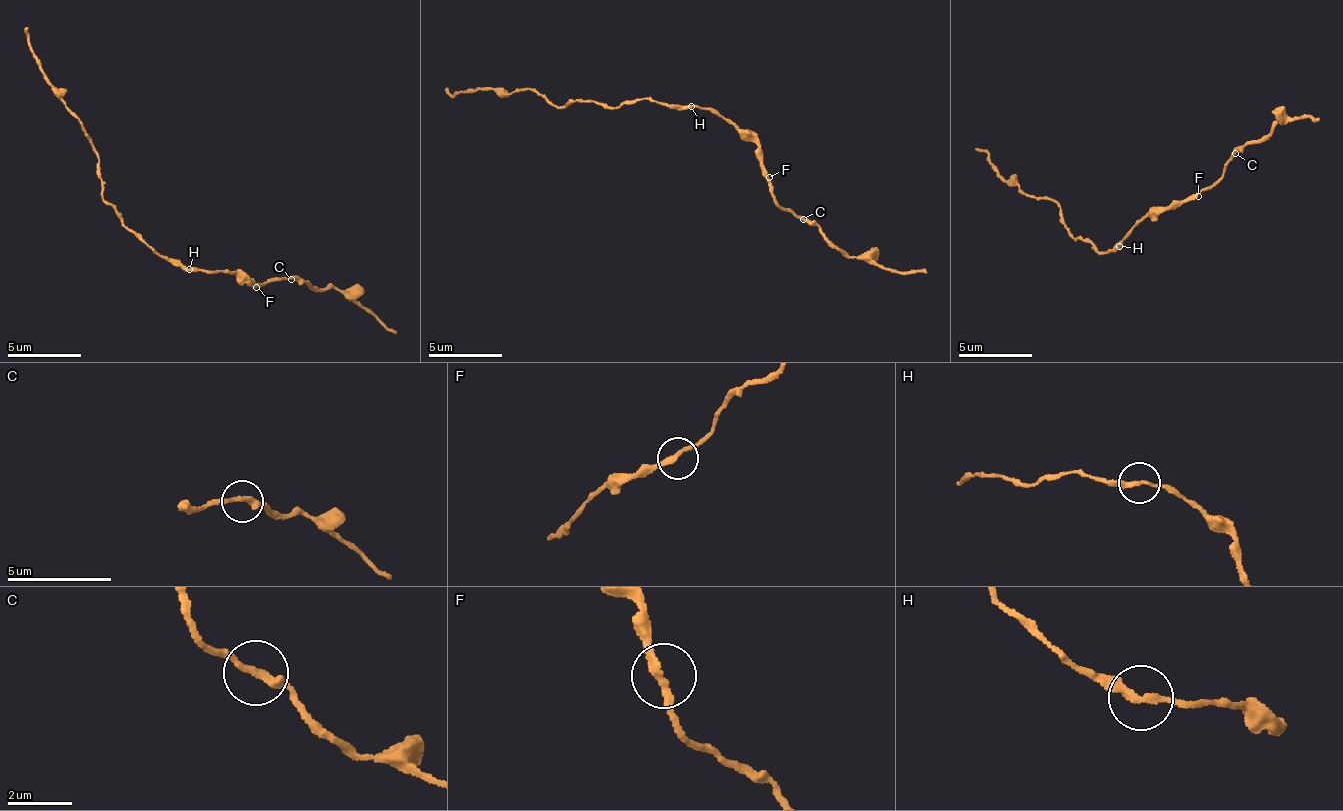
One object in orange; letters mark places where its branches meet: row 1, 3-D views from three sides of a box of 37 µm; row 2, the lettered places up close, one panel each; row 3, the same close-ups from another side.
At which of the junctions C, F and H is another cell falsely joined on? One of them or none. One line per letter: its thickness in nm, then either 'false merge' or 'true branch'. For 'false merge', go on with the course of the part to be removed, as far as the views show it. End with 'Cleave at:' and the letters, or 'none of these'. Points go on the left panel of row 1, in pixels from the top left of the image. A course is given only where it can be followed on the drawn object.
C: calibre 220 nm; true branch
F: calibre 200 nm; true branch
H: calibre 220 nm; true branch
Cleave at: none of these

